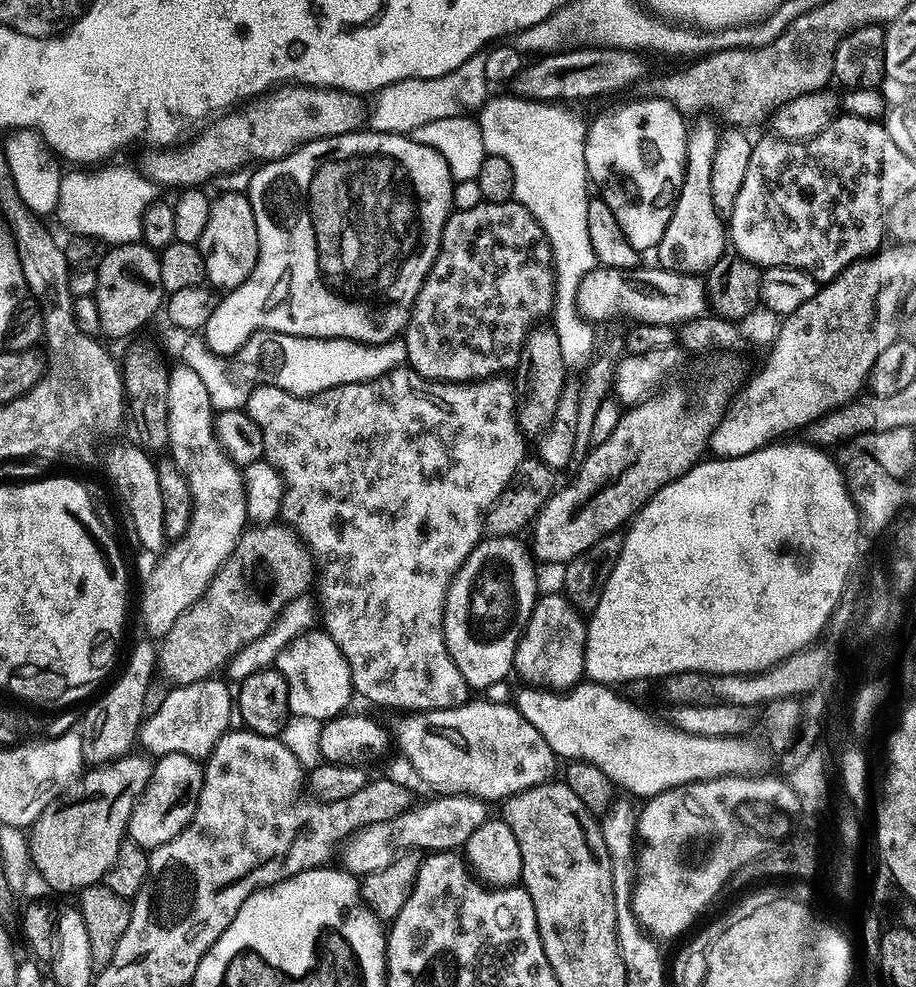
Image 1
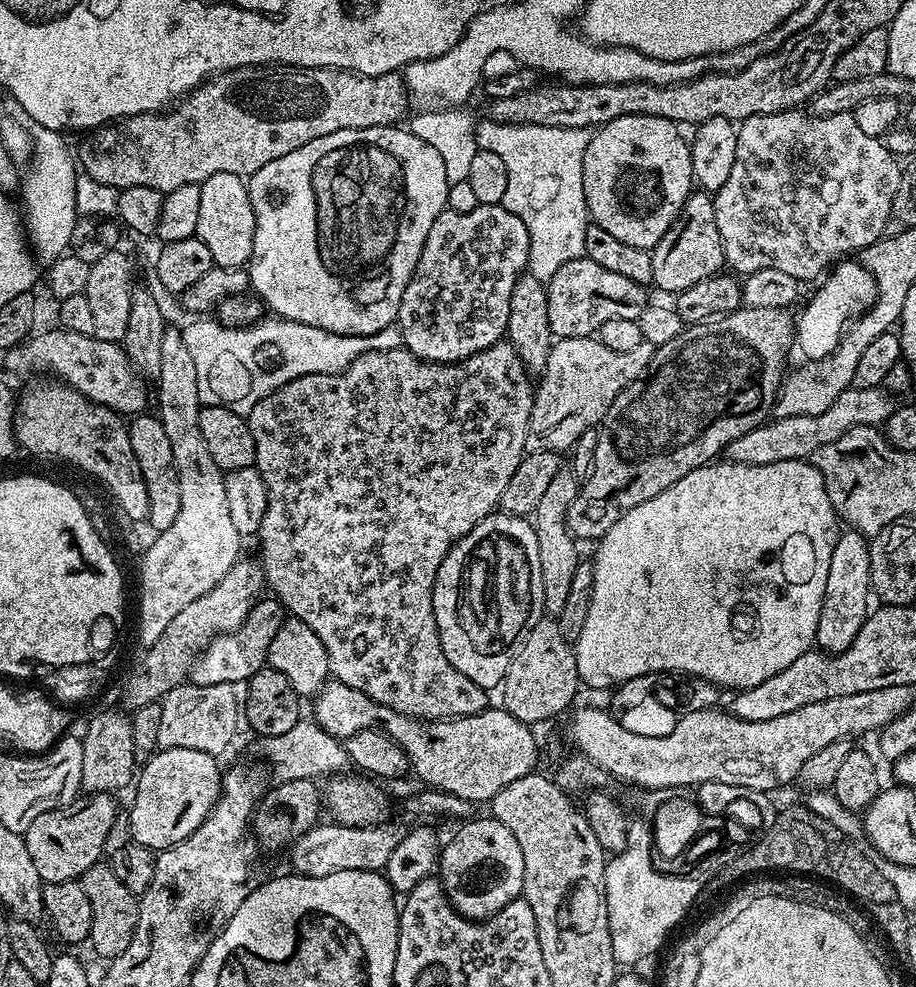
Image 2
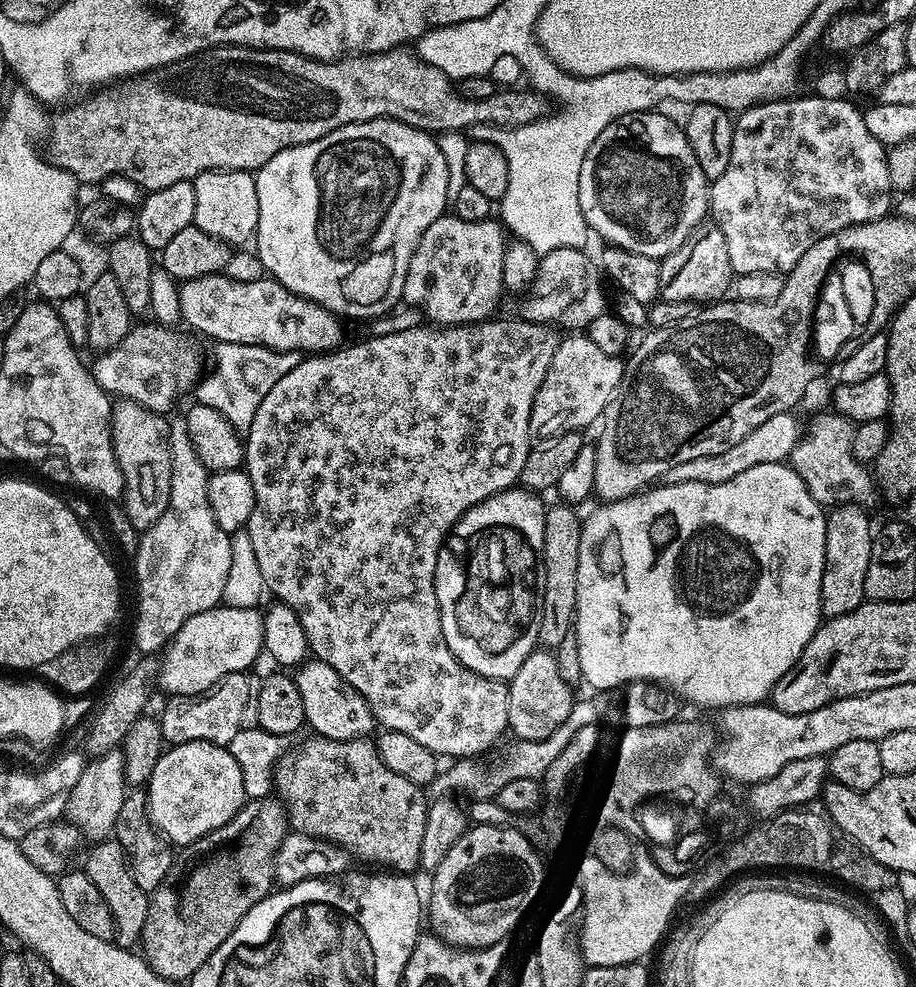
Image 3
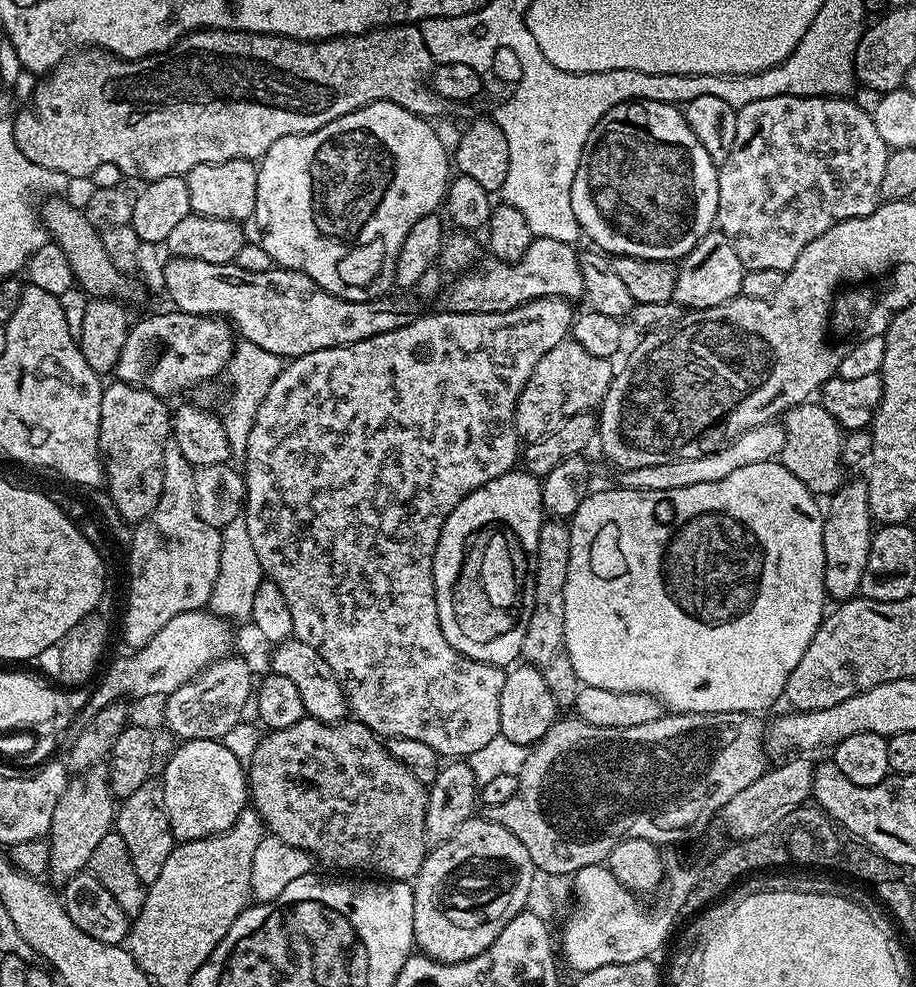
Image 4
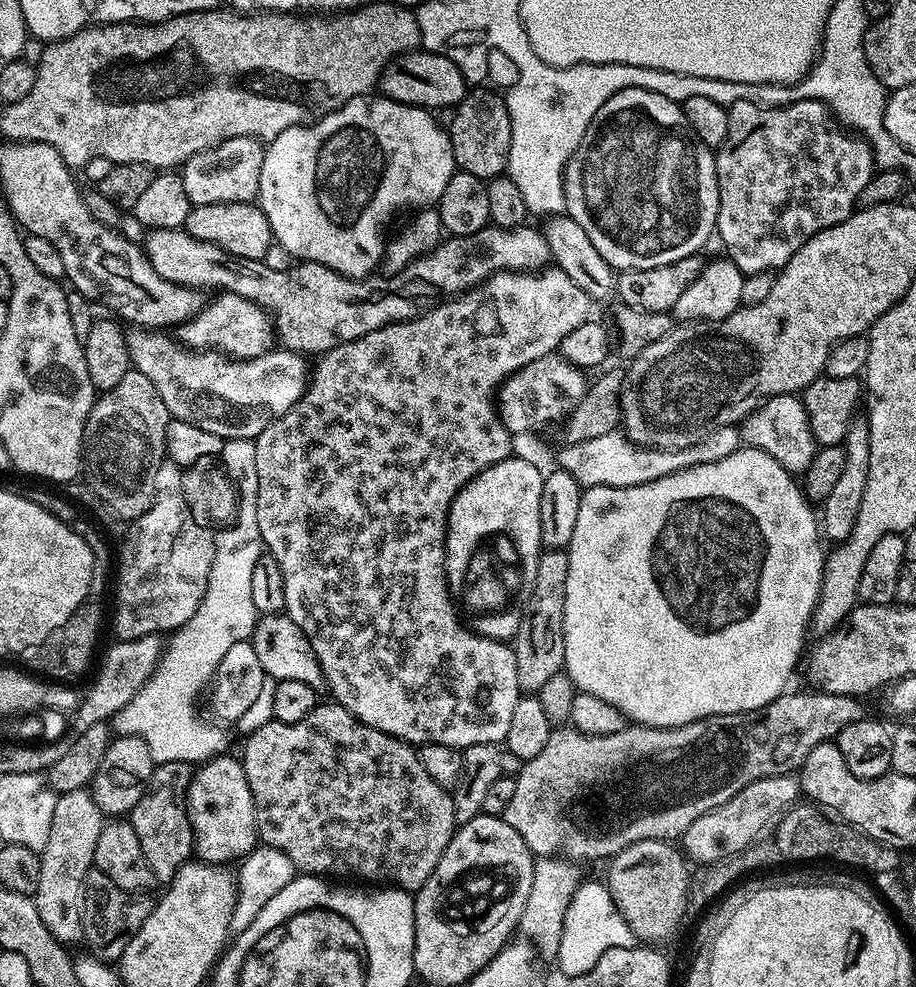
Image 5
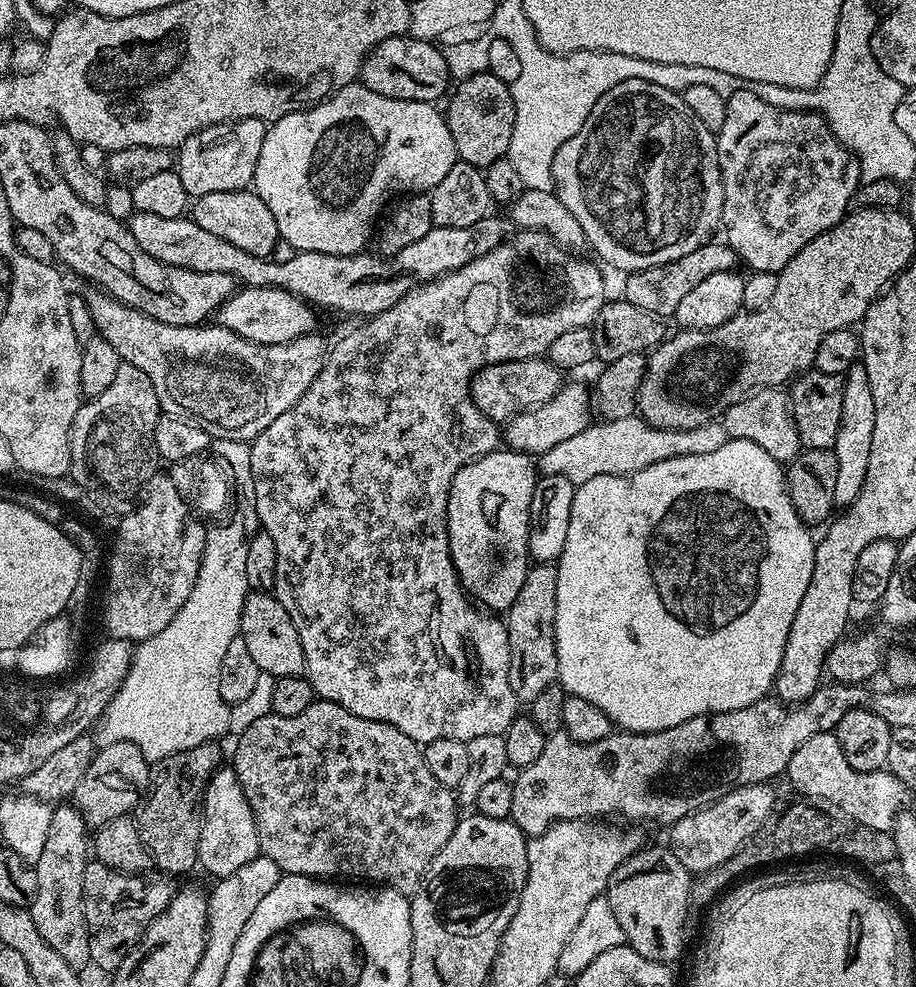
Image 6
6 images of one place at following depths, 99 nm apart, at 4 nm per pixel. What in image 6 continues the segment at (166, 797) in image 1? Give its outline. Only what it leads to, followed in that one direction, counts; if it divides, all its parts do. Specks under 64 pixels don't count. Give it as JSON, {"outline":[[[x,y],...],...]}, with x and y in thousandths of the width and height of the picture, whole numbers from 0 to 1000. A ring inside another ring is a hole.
{"outline":[[[252,776],[233,782],[222,795],[216,865],[217,878],[223,878],[231,890],[255,886],[255,881],[263,880],[269,873],[285,866],[279,830],[273,821],[273,813],[269,813],[266,797],[258,787],[258,780]]]}

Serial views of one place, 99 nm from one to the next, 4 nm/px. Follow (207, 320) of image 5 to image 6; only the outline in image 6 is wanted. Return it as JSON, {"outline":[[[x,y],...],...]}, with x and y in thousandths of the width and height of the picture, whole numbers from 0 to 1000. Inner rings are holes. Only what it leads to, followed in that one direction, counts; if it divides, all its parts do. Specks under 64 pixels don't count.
{"outline":[[[263,291],[241,310],[238,327],[255,338],[278,349],[317,349],[326,340],[337,339],[345,328],[346,317],[326,300],[310,296],[307,292]]]}

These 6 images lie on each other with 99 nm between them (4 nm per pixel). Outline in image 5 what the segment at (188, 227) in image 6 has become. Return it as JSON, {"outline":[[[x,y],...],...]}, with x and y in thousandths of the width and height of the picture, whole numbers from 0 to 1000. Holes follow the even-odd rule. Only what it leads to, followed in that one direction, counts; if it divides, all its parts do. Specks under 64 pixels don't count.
{"outline":[[[534,229],[522,233],[517,237],[489,239],[469,255],[463,256],[454,263],[450,263],[434,278],[429,280],[416,279],[412,282],[382,284],[352,270],[335,265],[320,266],[320,272],[290,270],[287,263],[260,263],[250,259],[238,249],[221,245],[194,231],[168,231],[160,236],[155,251],[162,260],[164,270],[181,282],[181,286],[197,288],[200,292],[224,294],[236,292],[240,296],[254,296],[288,313],[299,325],[300,335],[311,354],[316,357],[337,359],[353,359],[365,351],[377,349],[383,344],[395,342],[395,338],[404,338],[404,334],[413,334],[422,328],[429,329],[451,324],[456,319],[454,304],[476,302],[499,302],[517,292],[523,291],[538,279],[546,276],[586,277],[599,271],[603,254],[593,234],[587,230],[571,229],[566,231],[544,231]]]}

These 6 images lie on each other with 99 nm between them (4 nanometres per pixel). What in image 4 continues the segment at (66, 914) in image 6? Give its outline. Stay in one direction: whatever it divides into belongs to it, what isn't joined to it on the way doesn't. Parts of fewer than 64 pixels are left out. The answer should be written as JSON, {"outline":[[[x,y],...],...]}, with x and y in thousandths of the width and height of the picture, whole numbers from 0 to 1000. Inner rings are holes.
{"outline":[[[117,773],[98,776],[75,789],[72,800],[68,800],[68,809],[63,809],[63,817],[59,817],[57,830],[51,887],[57,888],[58,897],[69,898],[76,890],[95,880],[107,853],[123,842],[128,818],[118,791]]]}

